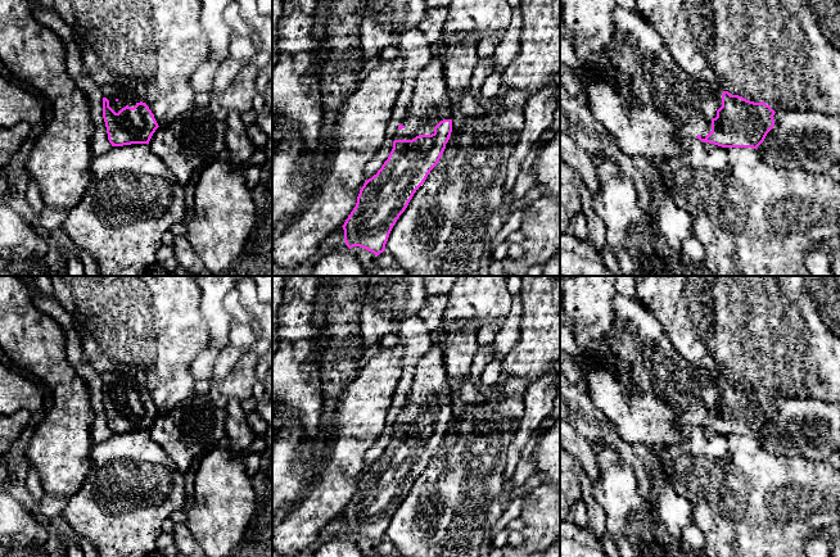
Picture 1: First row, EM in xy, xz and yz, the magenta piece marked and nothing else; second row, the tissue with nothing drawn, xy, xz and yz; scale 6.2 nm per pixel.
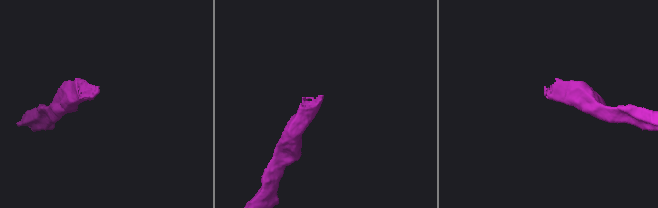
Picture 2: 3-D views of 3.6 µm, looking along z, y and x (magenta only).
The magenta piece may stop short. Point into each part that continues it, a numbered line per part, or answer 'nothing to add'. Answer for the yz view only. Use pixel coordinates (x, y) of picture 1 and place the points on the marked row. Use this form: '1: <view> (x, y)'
1: yz (640, 53)

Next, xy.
1: xy (125, 95)

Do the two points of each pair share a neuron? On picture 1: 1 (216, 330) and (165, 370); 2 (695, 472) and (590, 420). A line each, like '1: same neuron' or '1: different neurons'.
1: different neurons
2: different neurons

